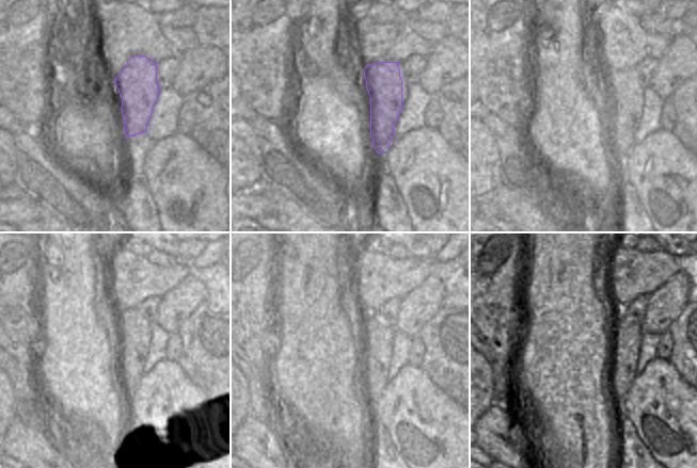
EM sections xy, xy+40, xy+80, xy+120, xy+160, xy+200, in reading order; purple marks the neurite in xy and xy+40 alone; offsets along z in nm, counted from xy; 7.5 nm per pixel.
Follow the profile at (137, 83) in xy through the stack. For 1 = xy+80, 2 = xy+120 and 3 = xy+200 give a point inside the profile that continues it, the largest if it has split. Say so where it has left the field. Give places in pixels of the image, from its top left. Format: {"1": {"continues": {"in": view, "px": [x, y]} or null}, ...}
{"1": {"continues": {"in": "xy+80", "px": [623, 97]}}, "2": {"continues": {"in": "xy+120", "px": [138, 356]}}, "3": {"continues": {"in": "xy+200", "px": [618, 381]}}}

